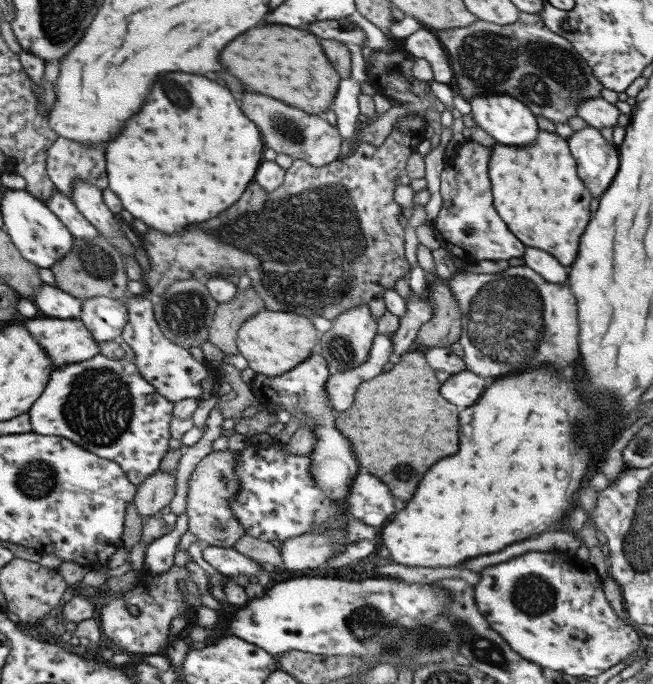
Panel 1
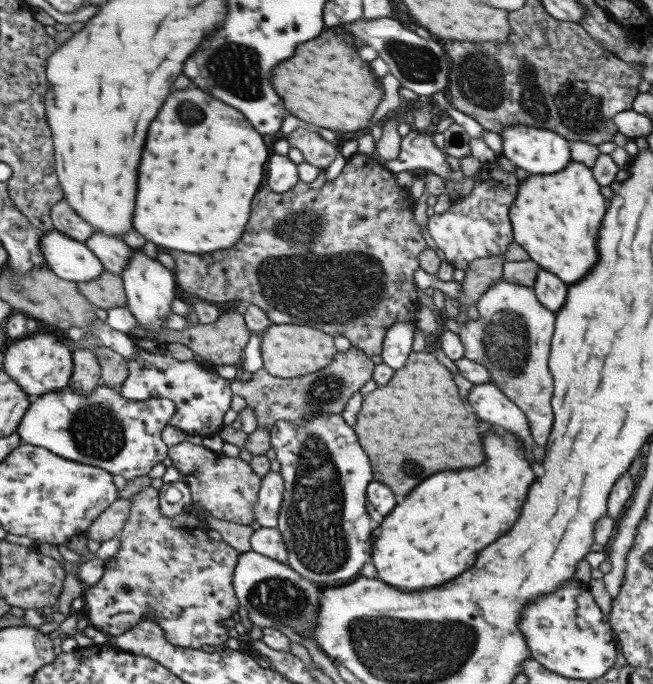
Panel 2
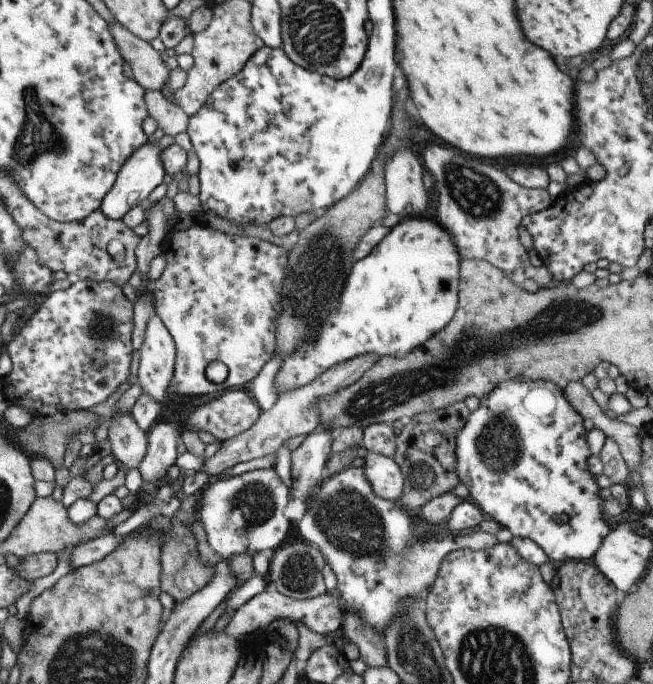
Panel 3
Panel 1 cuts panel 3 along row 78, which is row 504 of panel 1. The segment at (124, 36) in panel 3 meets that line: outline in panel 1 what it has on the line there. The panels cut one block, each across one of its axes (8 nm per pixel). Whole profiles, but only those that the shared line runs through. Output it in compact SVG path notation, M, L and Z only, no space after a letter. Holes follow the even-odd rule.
M157 470L136 486L132 503L138 516L145 521L151 516L158 515L159 510L168 506L174 495L173 474Z

